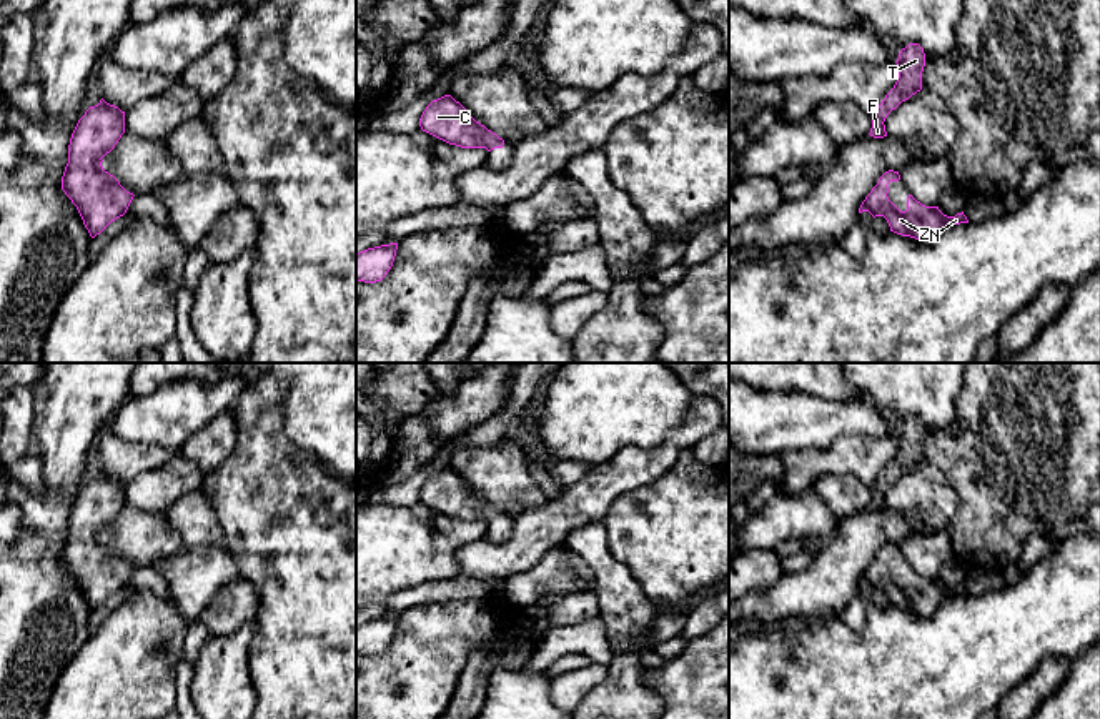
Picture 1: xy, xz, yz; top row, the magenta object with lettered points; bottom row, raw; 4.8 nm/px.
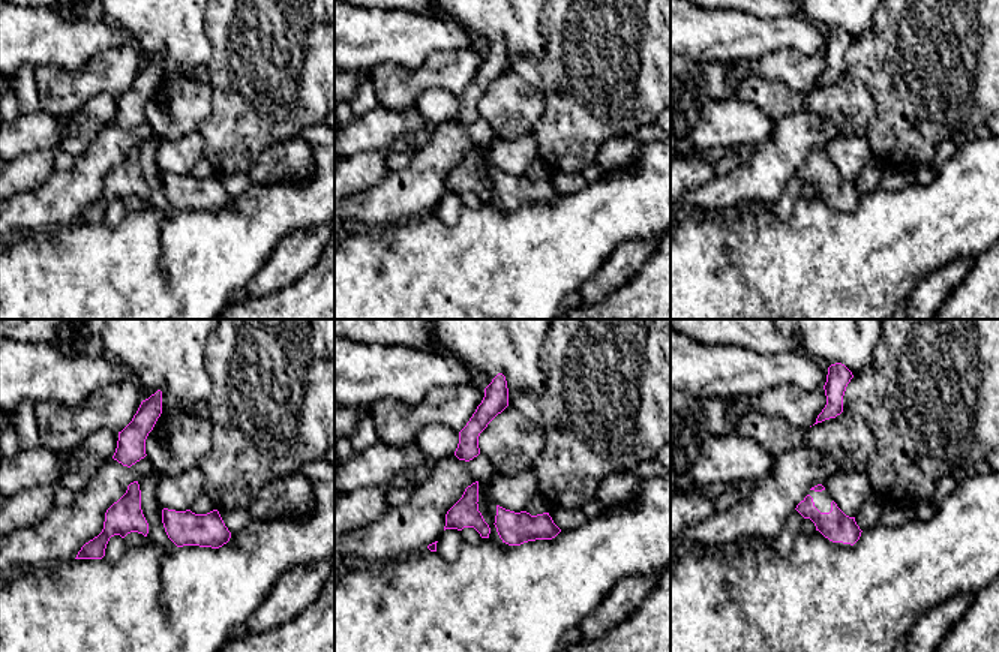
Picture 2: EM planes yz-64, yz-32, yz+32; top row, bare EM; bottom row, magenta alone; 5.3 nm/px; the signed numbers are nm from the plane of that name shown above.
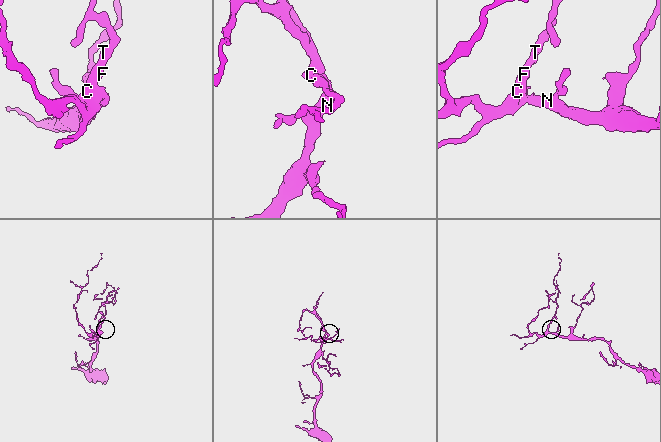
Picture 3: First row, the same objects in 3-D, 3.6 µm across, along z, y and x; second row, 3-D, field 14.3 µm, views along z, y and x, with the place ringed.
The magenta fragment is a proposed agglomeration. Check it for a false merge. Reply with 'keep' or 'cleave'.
keep

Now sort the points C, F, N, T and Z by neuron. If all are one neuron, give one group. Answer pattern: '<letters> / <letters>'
C F N T Z

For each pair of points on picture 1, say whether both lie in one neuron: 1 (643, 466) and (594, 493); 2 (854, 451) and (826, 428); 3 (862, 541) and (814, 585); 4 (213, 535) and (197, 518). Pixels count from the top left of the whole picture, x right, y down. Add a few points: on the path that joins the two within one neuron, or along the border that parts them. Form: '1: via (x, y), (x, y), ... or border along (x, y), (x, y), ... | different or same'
1: via (631, 468), (606, 483) | same
2: border along (877, 436), (846, 435), (822, 450), (802, 453) | different
3: via (851, 553), (826, 578) | same
4: via (210, 531), (200, 521) | same

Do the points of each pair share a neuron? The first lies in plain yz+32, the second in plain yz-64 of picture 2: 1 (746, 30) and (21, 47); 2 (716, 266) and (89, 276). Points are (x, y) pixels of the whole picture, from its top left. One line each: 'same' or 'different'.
1: same
2: same

